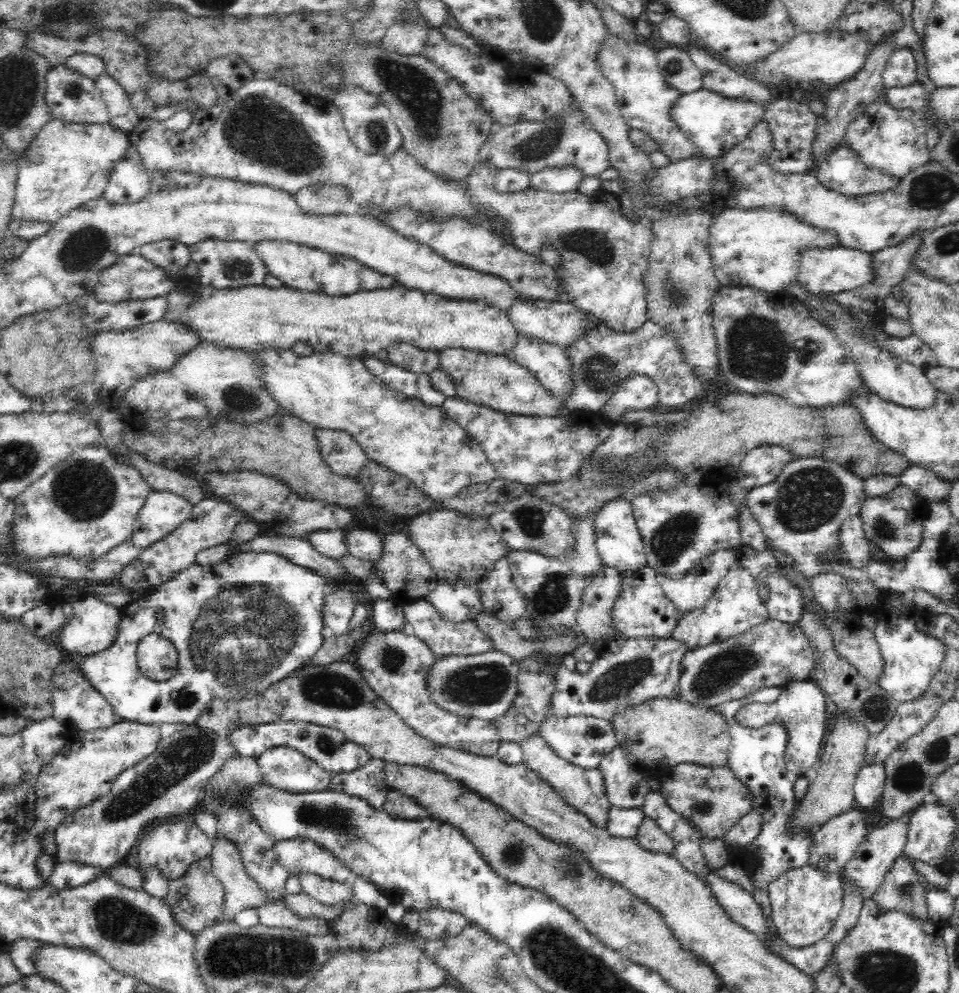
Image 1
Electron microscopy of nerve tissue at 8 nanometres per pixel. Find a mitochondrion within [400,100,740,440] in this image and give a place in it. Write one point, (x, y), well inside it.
(592, 244)

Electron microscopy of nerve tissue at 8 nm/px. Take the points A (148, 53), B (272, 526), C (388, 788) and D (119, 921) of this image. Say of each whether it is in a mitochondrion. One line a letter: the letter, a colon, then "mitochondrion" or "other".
A: other
B: other
C: other
D: mitochondrion

